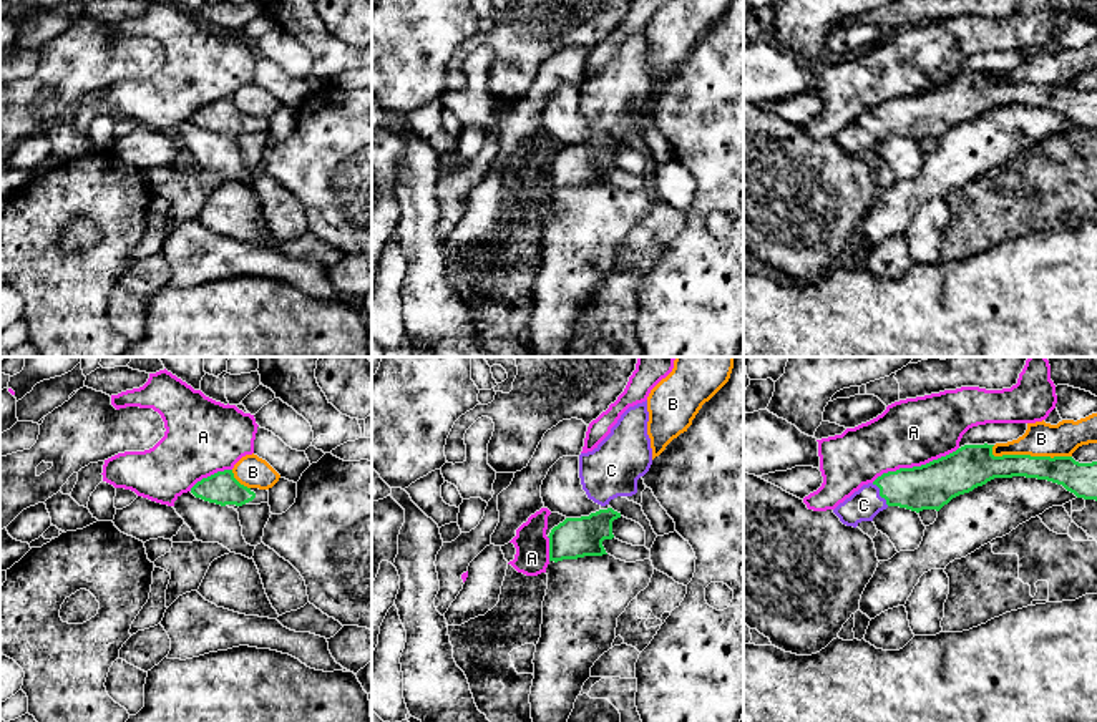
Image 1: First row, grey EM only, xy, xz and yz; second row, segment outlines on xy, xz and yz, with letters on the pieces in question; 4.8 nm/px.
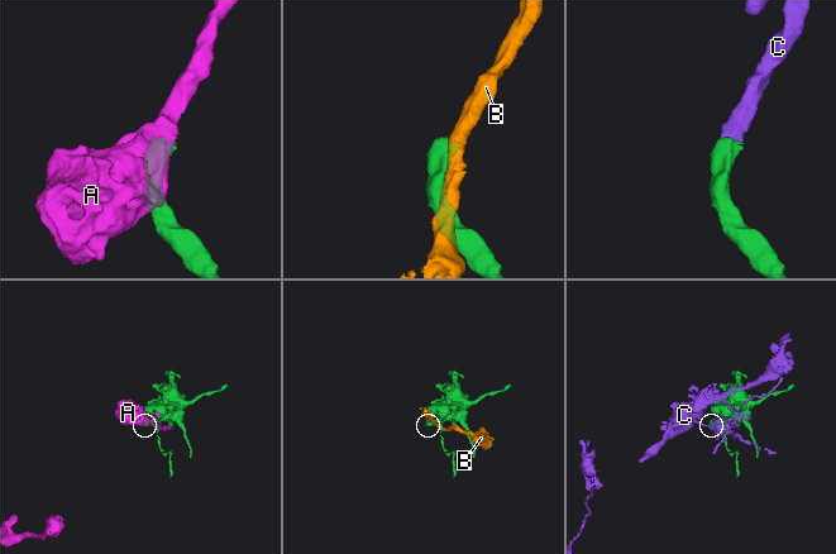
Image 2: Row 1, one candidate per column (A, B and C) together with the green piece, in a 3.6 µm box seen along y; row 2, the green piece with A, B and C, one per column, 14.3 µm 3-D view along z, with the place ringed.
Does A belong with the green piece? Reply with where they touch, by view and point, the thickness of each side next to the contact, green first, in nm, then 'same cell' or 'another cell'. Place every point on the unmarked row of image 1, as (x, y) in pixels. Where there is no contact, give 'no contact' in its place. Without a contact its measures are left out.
yz (915, 95) | 220/320 nm | another cell

